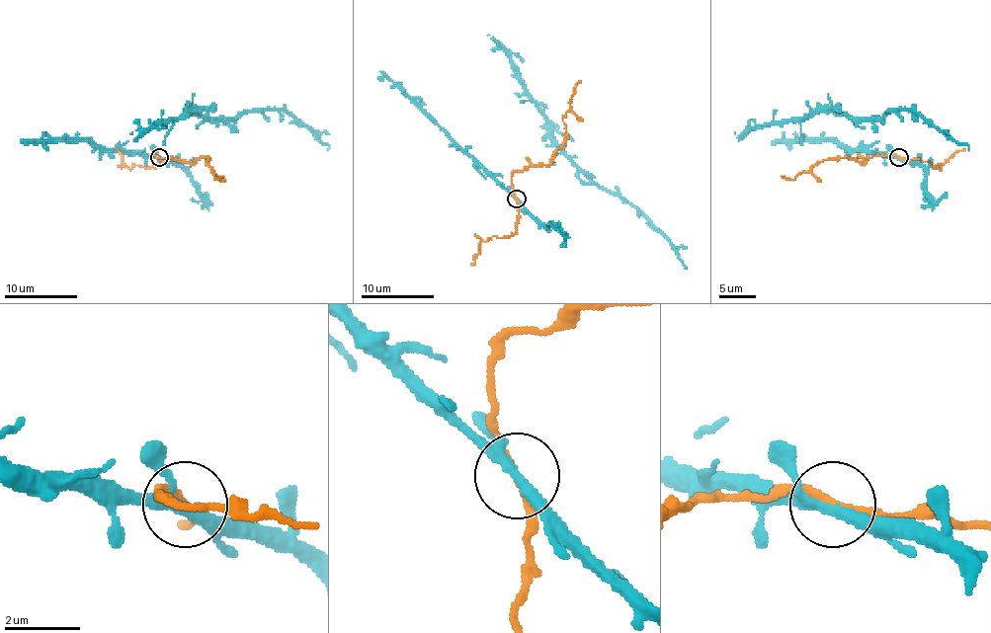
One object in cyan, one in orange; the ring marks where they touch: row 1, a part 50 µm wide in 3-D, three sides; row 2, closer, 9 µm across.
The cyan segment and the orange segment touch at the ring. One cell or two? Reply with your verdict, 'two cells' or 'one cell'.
two cells

